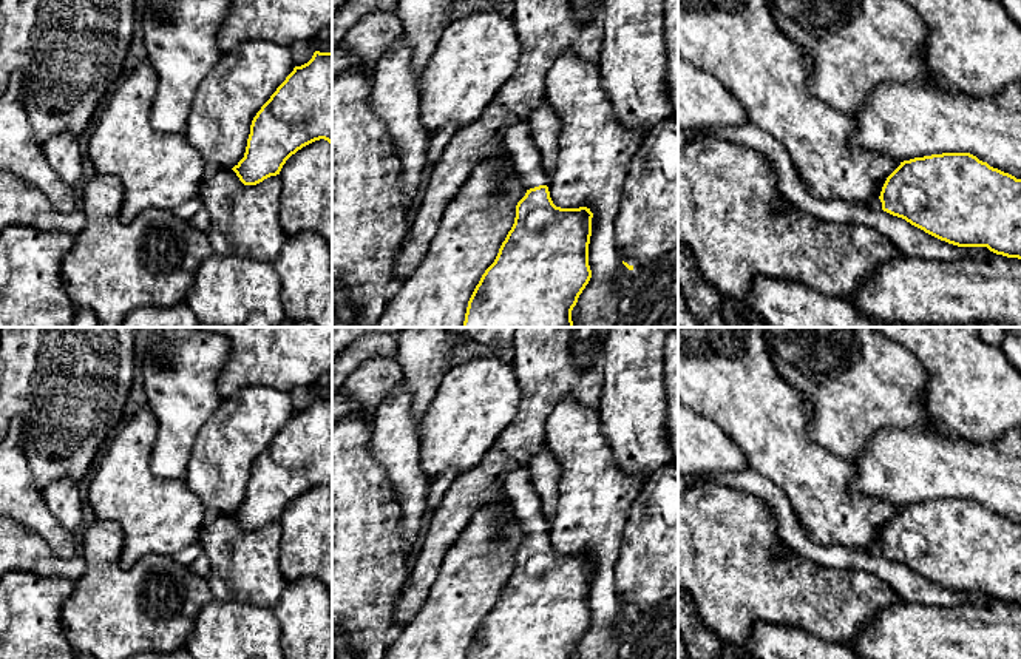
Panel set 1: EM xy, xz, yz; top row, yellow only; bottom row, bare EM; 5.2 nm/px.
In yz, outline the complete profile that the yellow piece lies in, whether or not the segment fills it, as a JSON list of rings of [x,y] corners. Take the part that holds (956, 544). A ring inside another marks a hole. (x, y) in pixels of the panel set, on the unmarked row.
[[[942,498],[914,503],[887,523],[880,542],[868,546],[871,556],[902,563],[925,579],[958,593],[987,593],[996,600],[1021,605],[1021,525],[990,512],[970,498]]]

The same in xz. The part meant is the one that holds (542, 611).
[[[528,466],[510,472],[504,491],[527,539],[517,548],[514,569],[476,631],[466,659],[572,659],[592,624],[589,590],[593,559],[587,553],[561,554],[553,549]]]

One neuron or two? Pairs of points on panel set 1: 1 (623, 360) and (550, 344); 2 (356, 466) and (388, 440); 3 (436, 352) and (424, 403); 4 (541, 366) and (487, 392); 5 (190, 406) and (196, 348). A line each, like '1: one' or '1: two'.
1: two
2: two
3: one
4: two
5: one

